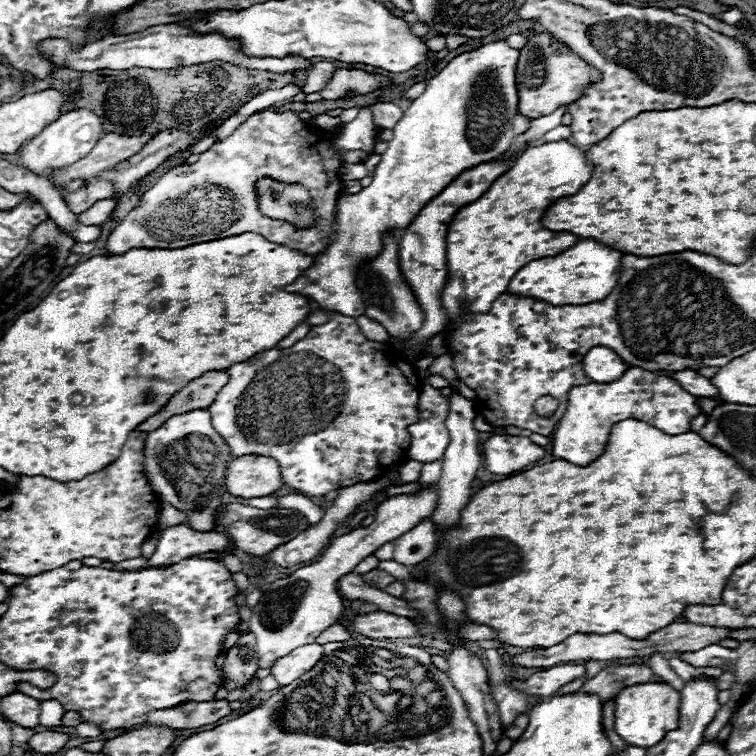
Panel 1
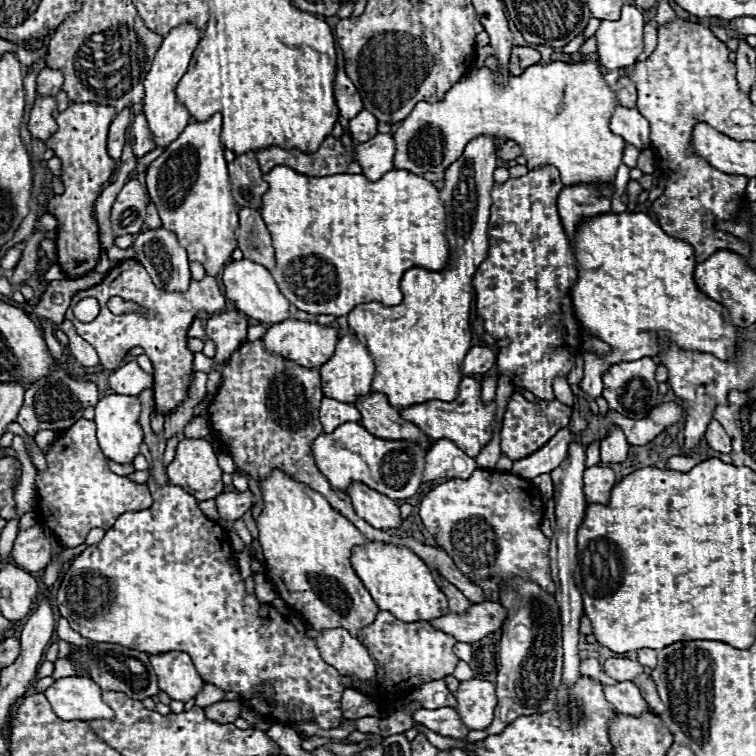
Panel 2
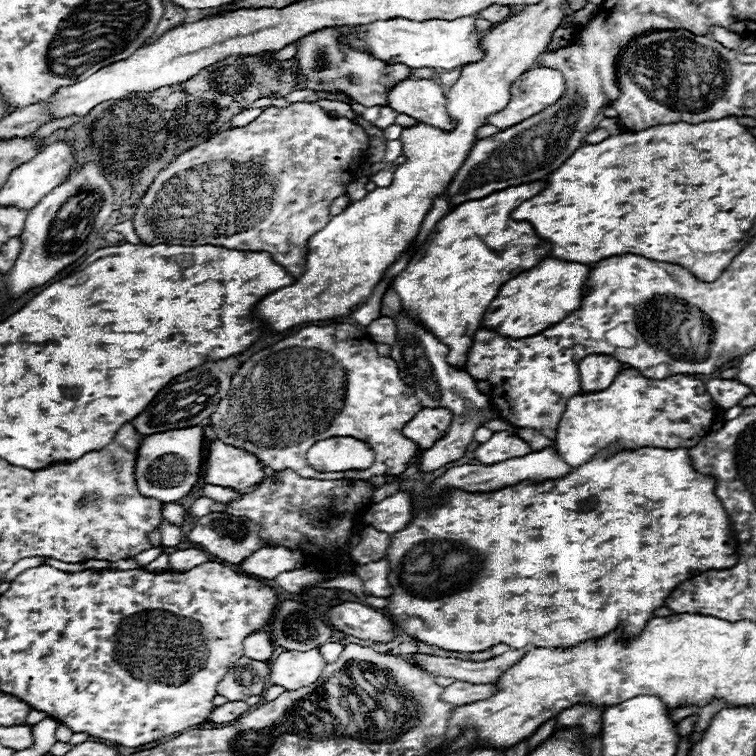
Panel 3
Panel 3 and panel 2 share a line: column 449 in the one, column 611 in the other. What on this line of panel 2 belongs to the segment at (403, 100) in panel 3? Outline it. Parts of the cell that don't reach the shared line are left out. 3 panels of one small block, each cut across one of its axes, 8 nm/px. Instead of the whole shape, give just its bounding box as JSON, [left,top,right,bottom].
[610,102,650,150]

